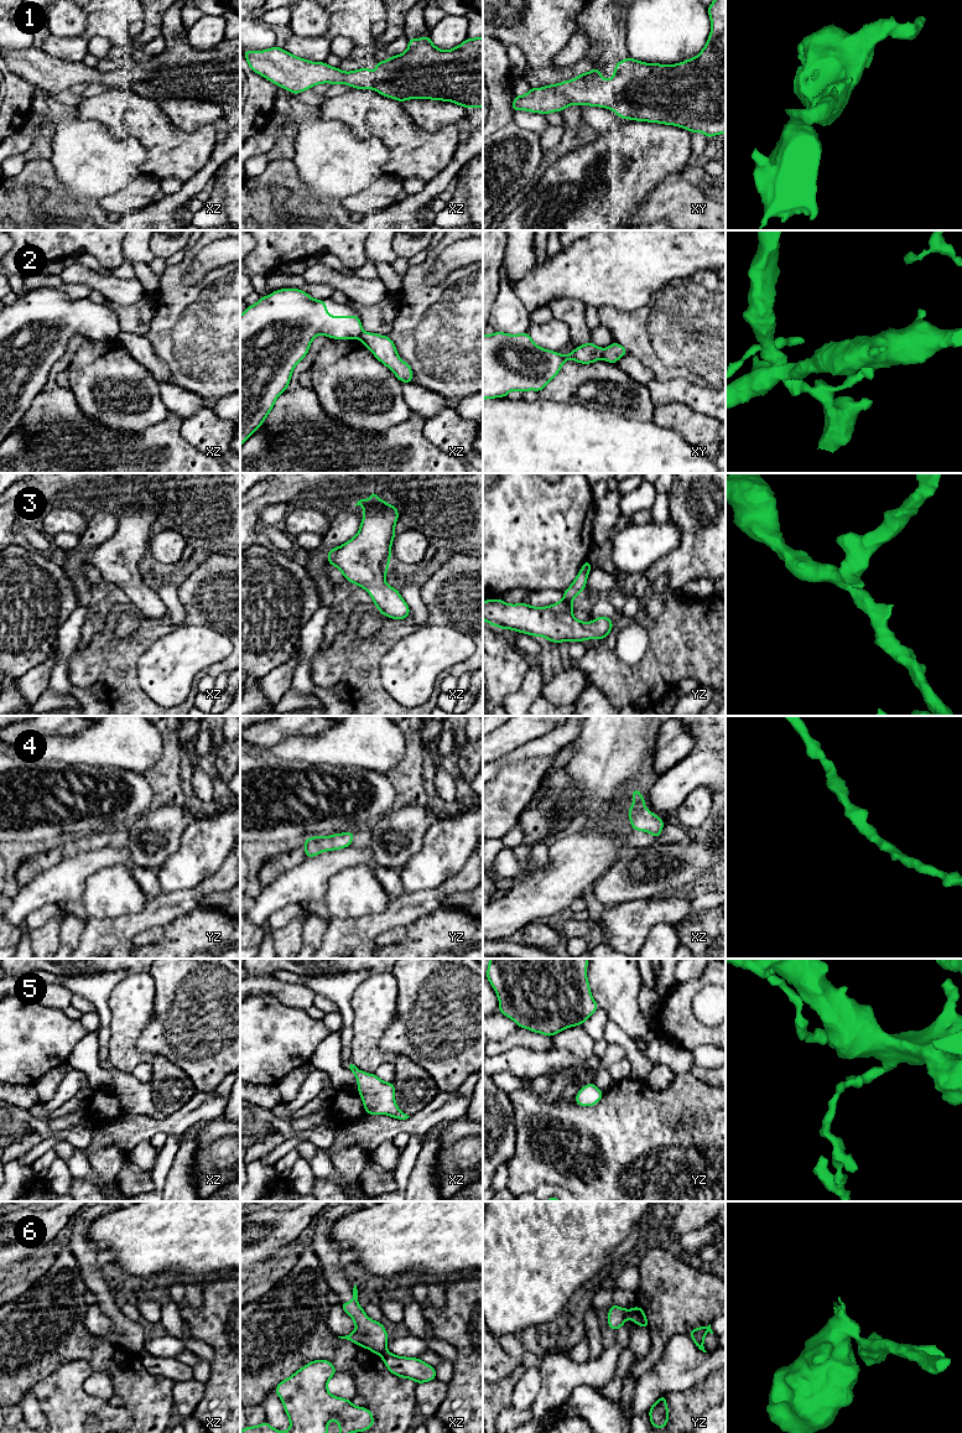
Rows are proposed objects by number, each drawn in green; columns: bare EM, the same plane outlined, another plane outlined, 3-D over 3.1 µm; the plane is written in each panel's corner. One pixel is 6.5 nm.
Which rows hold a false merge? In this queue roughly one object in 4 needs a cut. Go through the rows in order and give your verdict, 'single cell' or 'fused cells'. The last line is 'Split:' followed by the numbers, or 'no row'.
1: single cell
2: fused cells
3: single cell
4: single cell
5: single cell
6: fused cells
Split: 2, 6

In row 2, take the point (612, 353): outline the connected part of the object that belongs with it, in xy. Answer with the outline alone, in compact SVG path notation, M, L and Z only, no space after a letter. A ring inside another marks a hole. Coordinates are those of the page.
M613 342L609 347L604 349L603 359L608 363L615 364L619 360L619 358L626 353L629 353L626 348L624 348L617 342Z

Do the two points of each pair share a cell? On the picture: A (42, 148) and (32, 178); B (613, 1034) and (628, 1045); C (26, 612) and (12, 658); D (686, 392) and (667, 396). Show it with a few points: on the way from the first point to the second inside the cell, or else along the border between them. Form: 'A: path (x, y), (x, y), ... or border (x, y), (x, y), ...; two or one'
A: border (48, 159), (30, 159), (27, 161); two
B: path (617, 1036), (624, 1042); one
C: path (16, 623), (16, 647); one
D: path (681, 392), (672, 392); one

